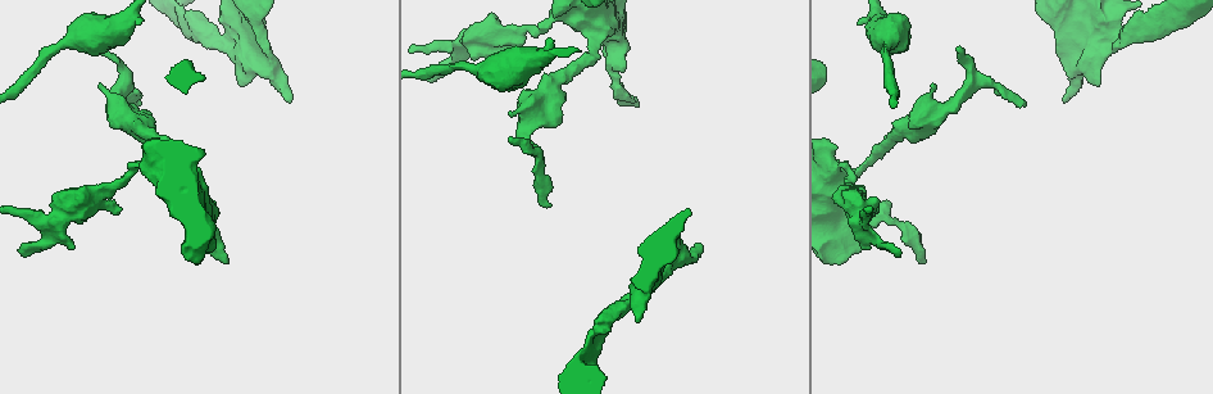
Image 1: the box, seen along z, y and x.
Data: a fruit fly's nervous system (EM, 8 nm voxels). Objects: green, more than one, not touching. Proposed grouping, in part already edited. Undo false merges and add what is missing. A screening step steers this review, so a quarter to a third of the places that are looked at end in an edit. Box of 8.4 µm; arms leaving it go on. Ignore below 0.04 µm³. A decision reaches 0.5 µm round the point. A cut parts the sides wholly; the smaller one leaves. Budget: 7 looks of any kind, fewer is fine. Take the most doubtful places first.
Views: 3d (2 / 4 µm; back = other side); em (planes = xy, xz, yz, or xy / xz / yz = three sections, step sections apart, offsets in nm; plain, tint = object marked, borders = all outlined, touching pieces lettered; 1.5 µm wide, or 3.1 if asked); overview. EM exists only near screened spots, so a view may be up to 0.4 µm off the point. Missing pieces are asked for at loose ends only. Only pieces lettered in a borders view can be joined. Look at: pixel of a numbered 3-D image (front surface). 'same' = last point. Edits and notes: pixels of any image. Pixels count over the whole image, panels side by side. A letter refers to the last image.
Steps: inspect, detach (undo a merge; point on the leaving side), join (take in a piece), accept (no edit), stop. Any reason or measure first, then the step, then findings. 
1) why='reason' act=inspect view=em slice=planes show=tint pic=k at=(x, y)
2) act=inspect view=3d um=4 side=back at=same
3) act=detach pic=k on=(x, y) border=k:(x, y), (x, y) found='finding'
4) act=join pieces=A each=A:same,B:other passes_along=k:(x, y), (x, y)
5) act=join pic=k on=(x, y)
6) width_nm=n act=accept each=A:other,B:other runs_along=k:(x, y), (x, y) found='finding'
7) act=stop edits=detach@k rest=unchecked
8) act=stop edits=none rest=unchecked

why='branch stops here' act=inspect view=em slice=planes show=borders pic=1 at=(140, 104)

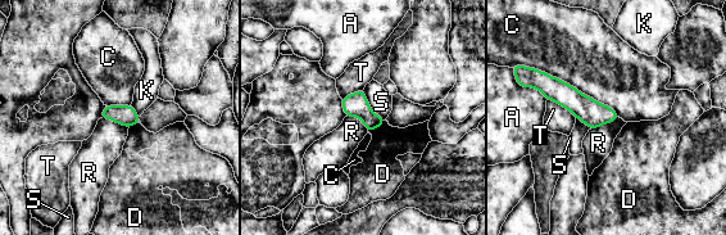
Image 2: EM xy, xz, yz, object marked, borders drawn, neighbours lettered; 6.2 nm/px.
act=accept each=A:other,C:other,D:other,K:other,R:other,S:other,T:other border=2:(385, 120), (376, 129), (368, 131) found='no lettered piece goes on from it'

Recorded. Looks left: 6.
why='free end' act=inspect view=3d um=4 pic=1 at=(900, 252)

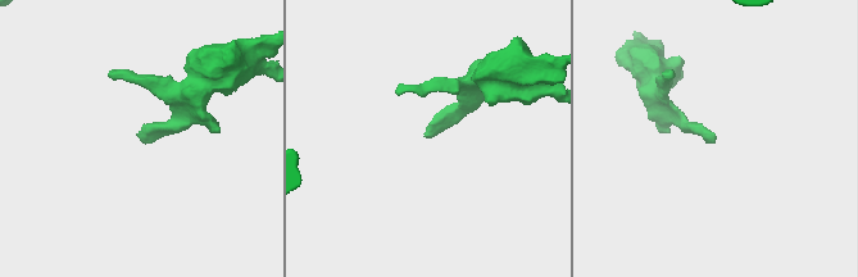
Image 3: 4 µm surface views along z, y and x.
why='need the tissue' act=inspect view=em slice=xy step=8 show=borders pic=3 at=(712, 142)

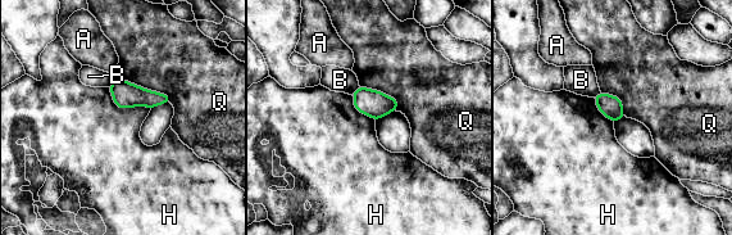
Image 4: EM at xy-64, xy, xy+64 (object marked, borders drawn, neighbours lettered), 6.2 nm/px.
act=accept each=A:other,B:other,H:other,Q:other border=4:(108, 87), (119, 108), (150, 109) found='none of them fits'

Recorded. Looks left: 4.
act=inspect view=em slice=planes show=borders pic=1 at=(1114, 34)

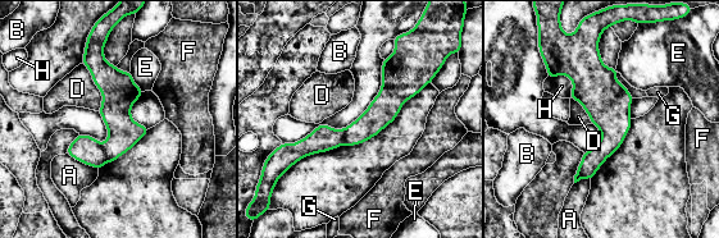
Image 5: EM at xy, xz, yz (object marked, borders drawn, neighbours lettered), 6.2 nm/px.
act=detach pic=5 on=(87, 150) each=A:other,B:other,D:other,E:other,F:other,G:other,H:other border=5:(101, 145), (108, 161) found='a second cell is stuck on'

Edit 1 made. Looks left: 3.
act=stop edits=detach@5 rest=unchecked

